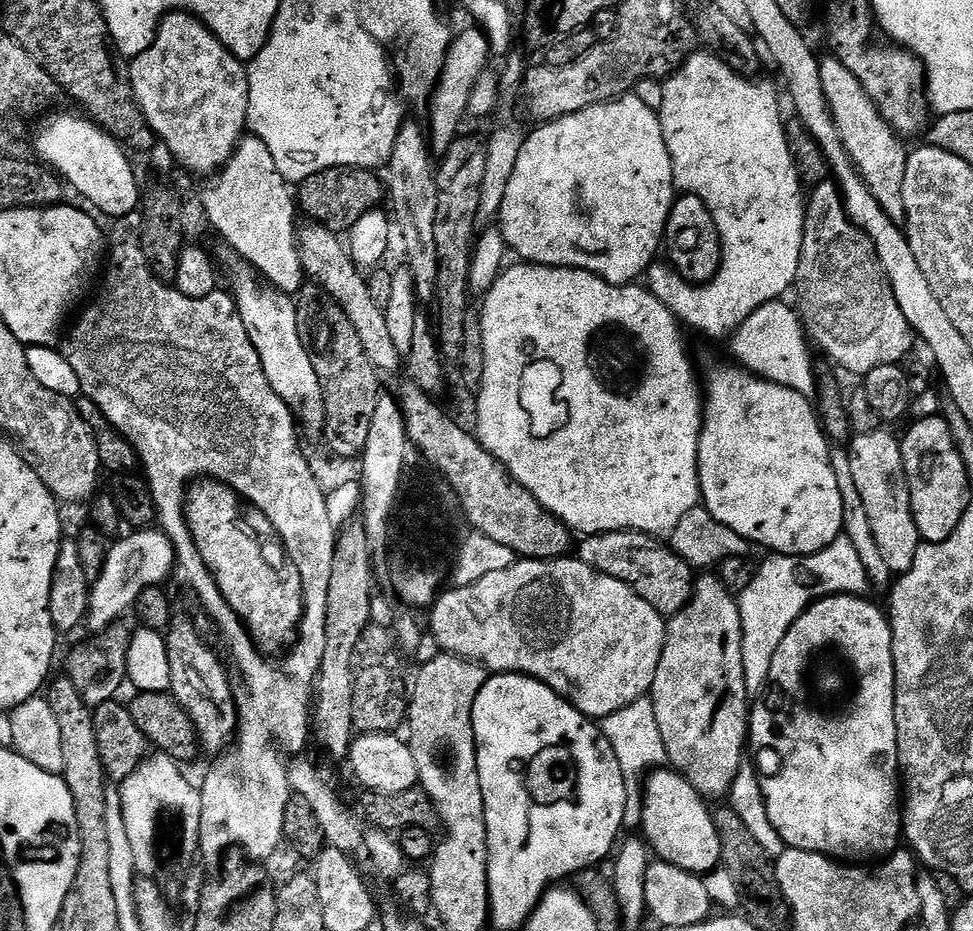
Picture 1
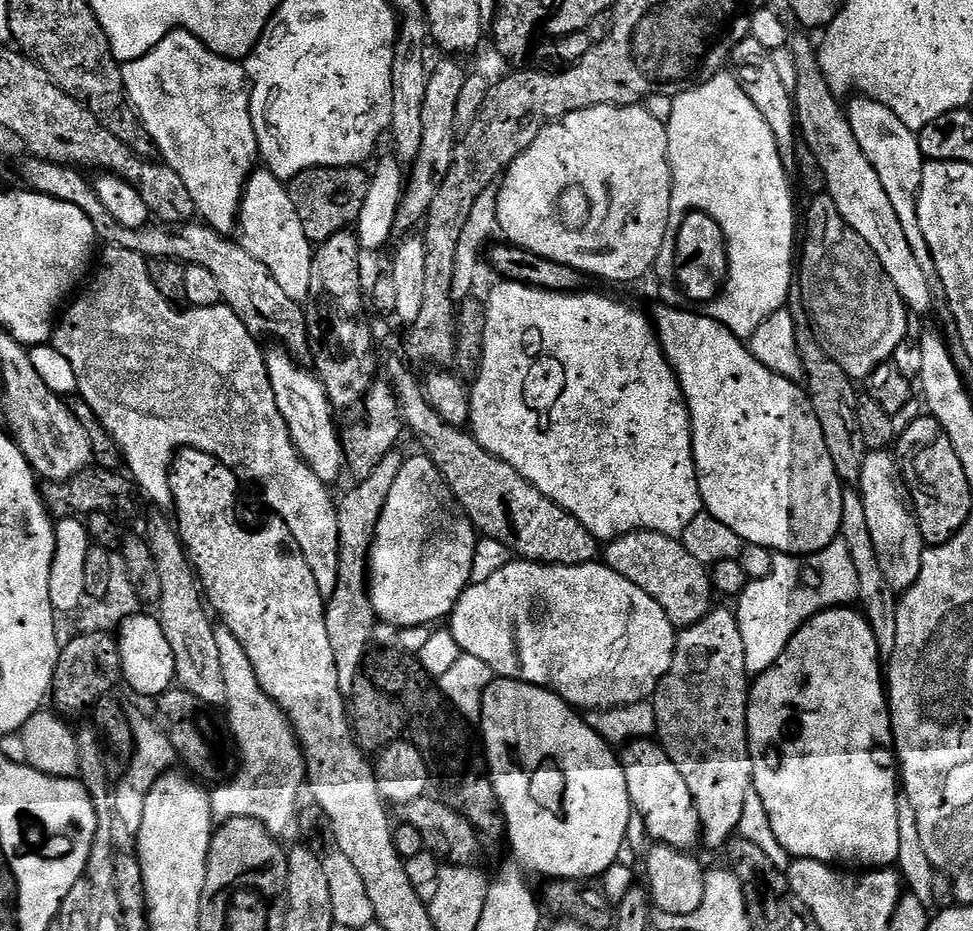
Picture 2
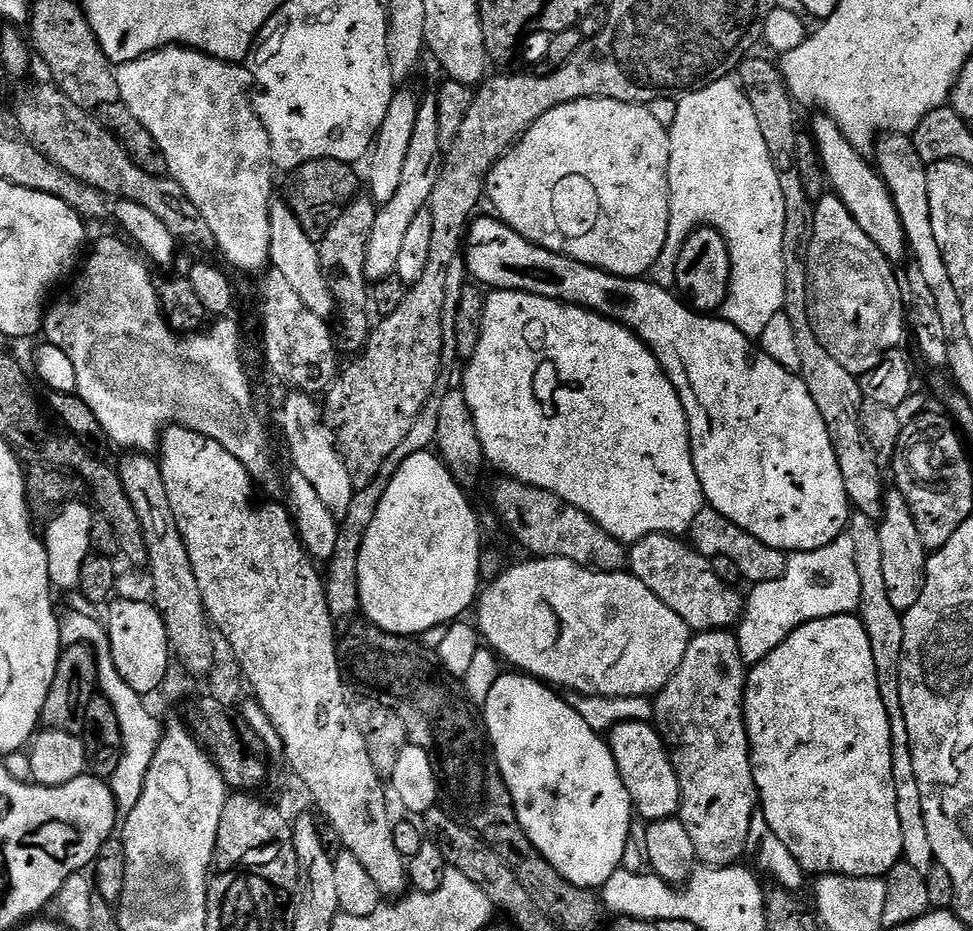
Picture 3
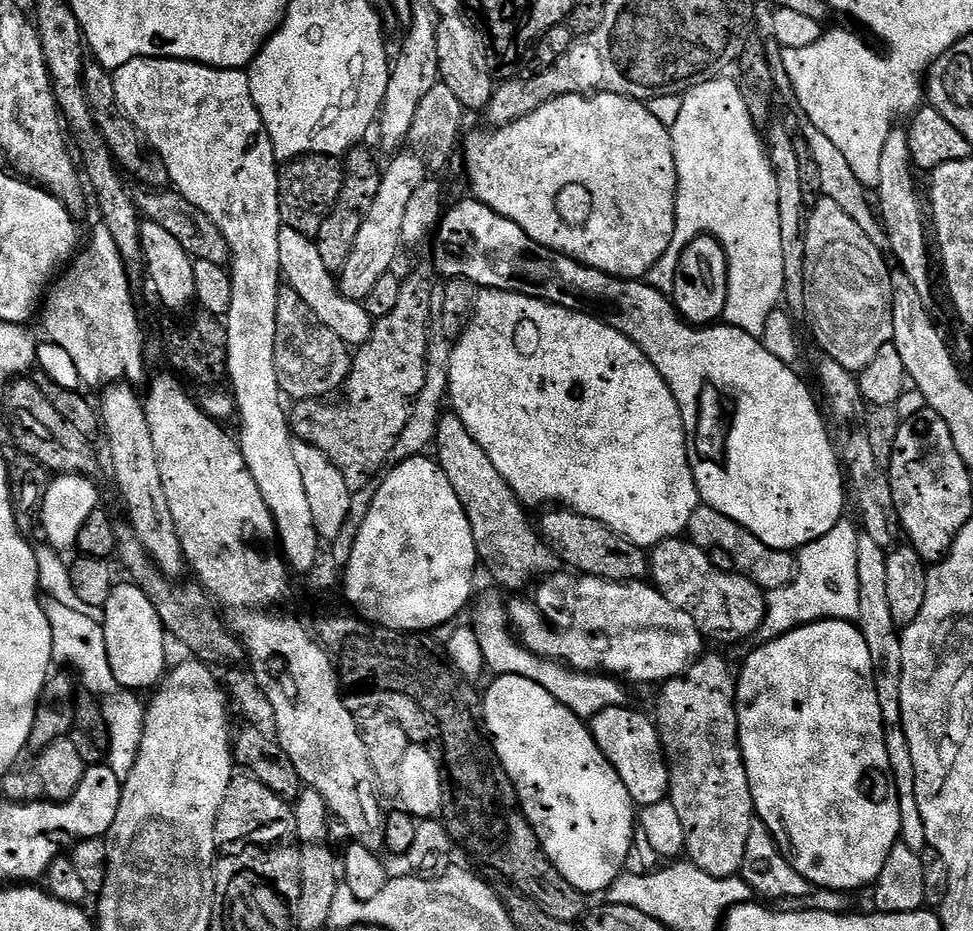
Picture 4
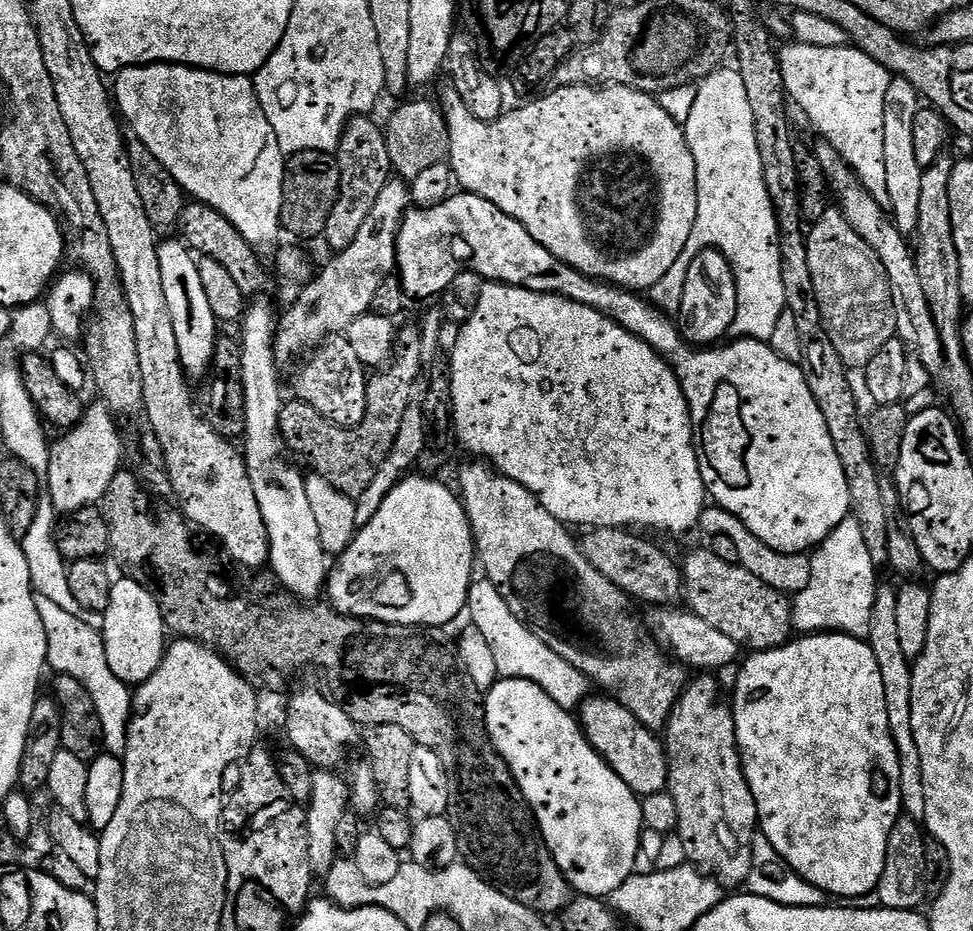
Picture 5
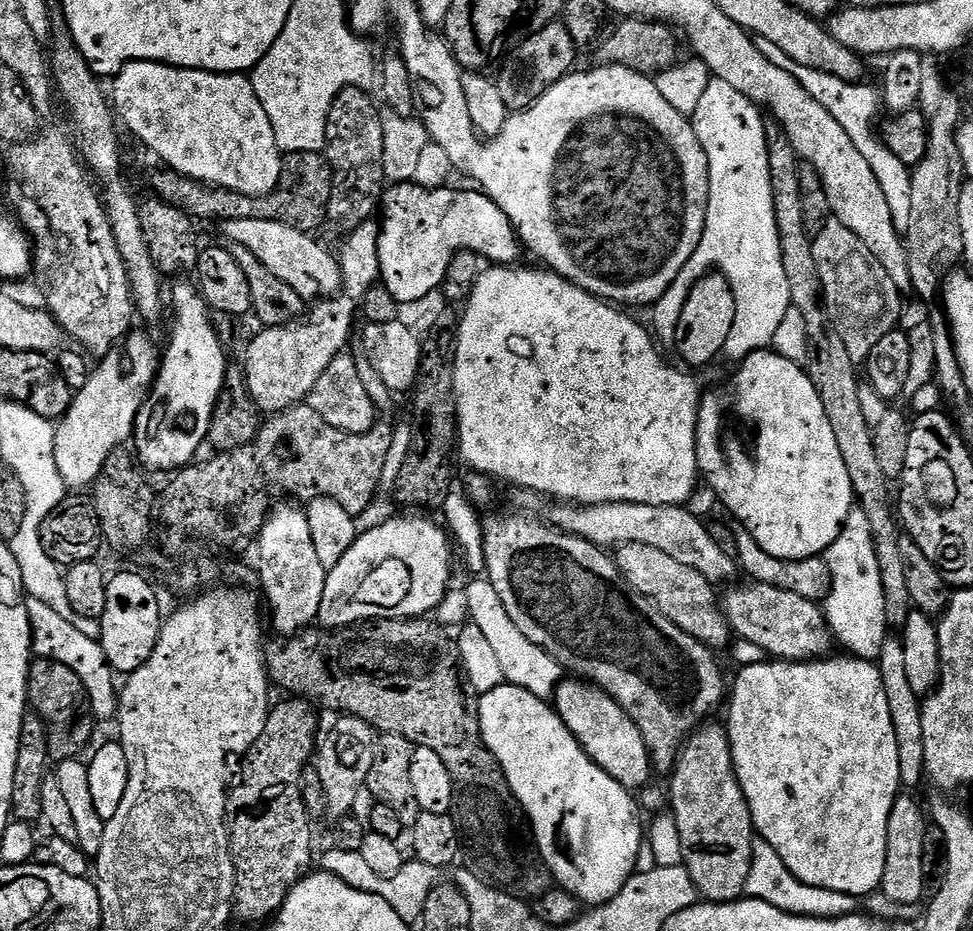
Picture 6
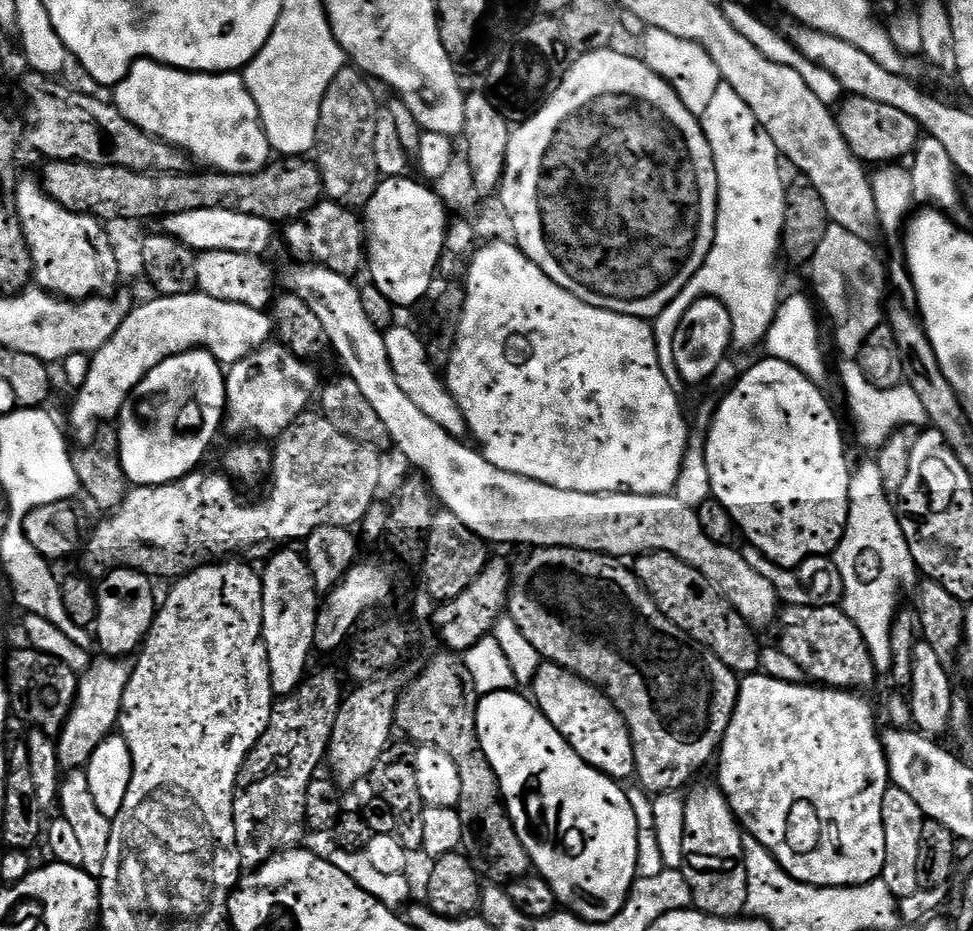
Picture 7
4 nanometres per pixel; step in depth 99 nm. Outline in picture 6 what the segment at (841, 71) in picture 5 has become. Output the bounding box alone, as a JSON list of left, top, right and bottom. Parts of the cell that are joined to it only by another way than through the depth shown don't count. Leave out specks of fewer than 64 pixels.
[766,48,912,234]

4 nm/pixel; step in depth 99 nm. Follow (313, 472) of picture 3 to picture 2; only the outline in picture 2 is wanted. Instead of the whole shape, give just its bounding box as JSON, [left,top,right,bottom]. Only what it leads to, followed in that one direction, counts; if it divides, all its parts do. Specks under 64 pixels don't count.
[267,346,345,486]

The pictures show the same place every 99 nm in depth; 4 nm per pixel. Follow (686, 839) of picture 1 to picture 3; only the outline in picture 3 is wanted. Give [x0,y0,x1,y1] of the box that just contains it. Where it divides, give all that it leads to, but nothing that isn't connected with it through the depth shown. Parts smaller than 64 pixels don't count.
[606,720,680,822]

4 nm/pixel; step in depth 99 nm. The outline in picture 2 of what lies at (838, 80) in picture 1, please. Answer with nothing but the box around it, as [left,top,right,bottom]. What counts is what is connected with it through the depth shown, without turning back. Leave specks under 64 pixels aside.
[846,95,936,281]

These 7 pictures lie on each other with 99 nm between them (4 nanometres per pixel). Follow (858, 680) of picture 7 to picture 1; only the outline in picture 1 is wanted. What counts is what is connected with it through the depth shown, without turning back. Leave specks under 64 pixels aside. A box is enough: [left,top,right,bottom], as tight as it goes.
[578,532,694,618]

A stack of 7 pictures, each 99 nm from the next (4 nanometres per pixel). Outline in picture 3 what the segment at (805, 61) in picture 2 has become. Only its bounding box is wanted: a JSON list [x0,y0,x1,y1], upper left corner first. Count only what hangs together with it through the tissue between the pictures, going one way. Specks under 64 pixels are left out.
[810,114,909,262]

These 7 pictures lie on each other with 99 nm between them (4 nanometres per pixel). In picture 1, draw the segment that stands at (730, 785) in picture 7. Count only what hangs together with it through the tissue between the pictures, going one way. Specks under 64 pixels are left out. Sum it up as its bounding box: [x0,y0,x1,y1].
[750,596,902,862]

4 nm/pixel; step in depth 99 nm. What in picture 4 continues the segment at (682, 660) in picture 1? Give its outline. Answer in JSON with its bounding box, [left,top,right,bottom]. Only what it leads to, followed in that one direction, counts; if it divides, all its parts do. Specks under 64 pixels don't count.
[654,655,754,878]

